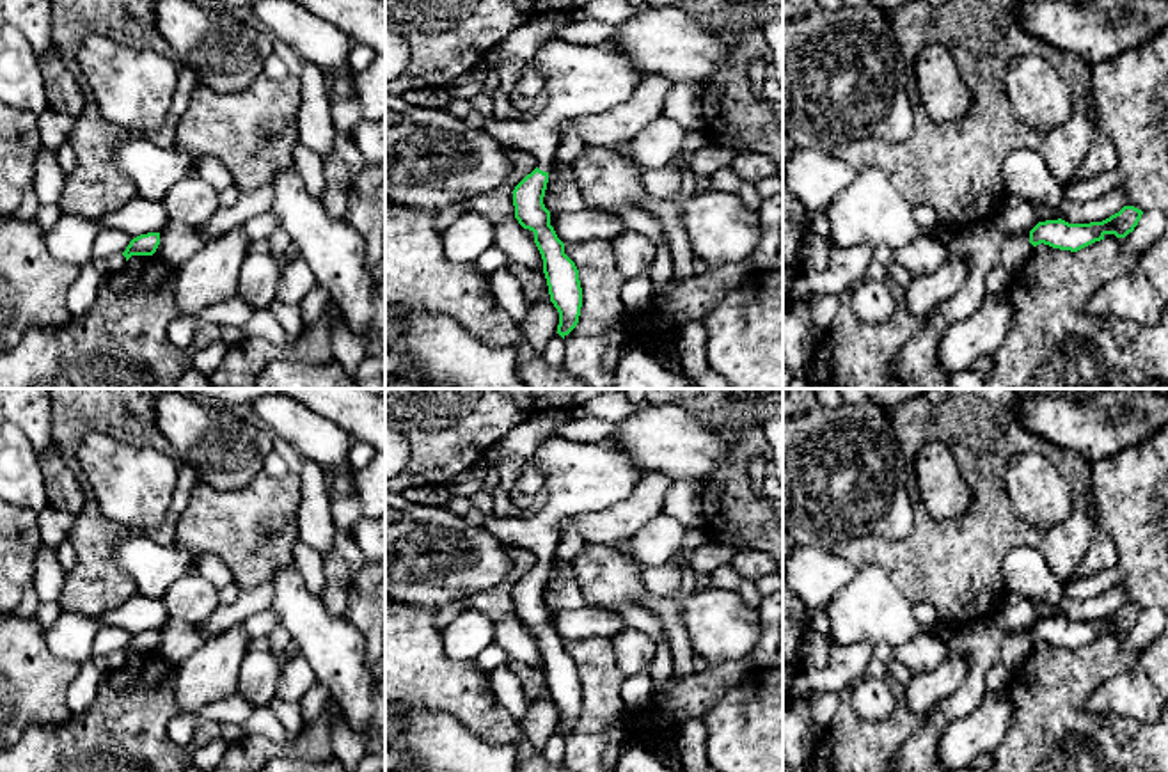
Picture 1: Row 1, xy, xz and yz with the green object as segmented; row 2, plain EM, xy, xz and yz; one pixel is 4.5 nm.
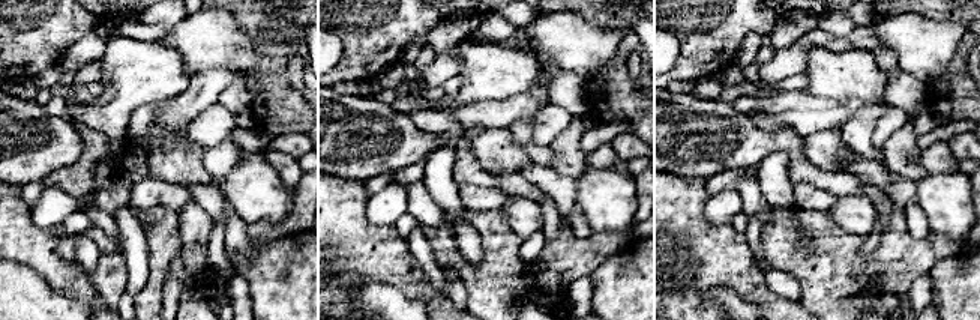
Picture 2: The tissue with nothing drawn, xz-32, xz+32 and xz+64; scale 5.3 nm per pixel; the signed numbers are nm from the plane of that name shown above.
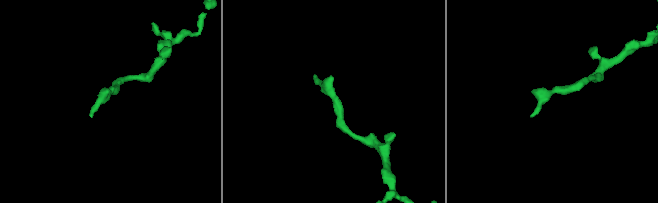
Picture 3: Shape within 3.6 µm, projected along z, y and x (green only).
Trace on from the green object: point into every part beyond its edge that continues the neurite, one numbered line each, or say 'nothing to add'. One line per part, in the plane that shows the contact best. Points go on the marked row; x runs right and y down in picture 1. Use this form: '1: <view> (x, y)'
1: xz (581, 80)

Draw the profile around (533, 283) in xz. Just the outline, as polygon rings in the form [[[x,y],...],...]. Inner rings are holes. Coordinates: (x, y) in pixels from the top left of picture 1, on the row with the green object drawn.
[[[511,263],[508,270],[518,279],[525,302],[550,302],[548,286],[543,272],[520,263]]]

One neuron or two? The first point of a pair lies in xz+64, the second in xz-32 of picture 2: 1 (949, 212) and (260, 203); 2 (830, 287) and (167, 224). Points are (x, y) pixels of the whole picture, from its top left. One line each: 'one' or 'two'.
1: one
2: one

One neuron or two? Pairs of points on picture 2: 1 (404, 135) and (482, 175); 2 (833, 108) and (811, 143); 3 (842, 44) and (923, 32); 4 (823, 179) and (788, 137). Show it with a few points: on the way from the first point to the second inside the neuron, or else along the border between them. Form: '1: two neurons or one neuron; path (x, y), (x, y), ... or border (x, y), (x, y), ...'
1: one neuron; path (423, 141), (449, 141), (464, 155)
2: two neurons; border (839, 126), (827, 126), (803, 137)
3: two neurons; border (869, 24), (874, 35), (895, 54), (898, 68)
4: one neuron; path (811, 172), (796, 156), (794, 149)

